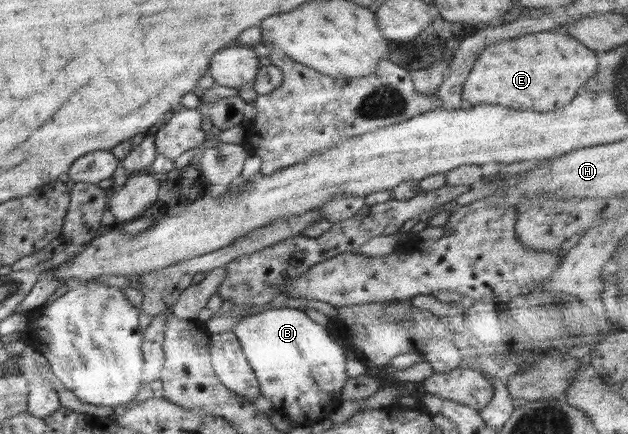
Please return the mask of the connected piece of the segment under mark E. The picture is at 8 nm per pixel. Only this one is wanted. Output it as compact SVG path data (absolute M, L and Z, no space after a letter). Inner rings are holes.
M550 30L548 33L536 33L536 35L524 35L520 39L508 39L496 45L486 47L480 53L480 59L476 59L462 91L462 99L470 101L472 105L480 103L494 103L494 105L504 105L512 109L534 109L534 111L550 111L556 107L568 105L578 89L596 73L598 57L584 47L580 41L572 39L570 35L554 33Z

